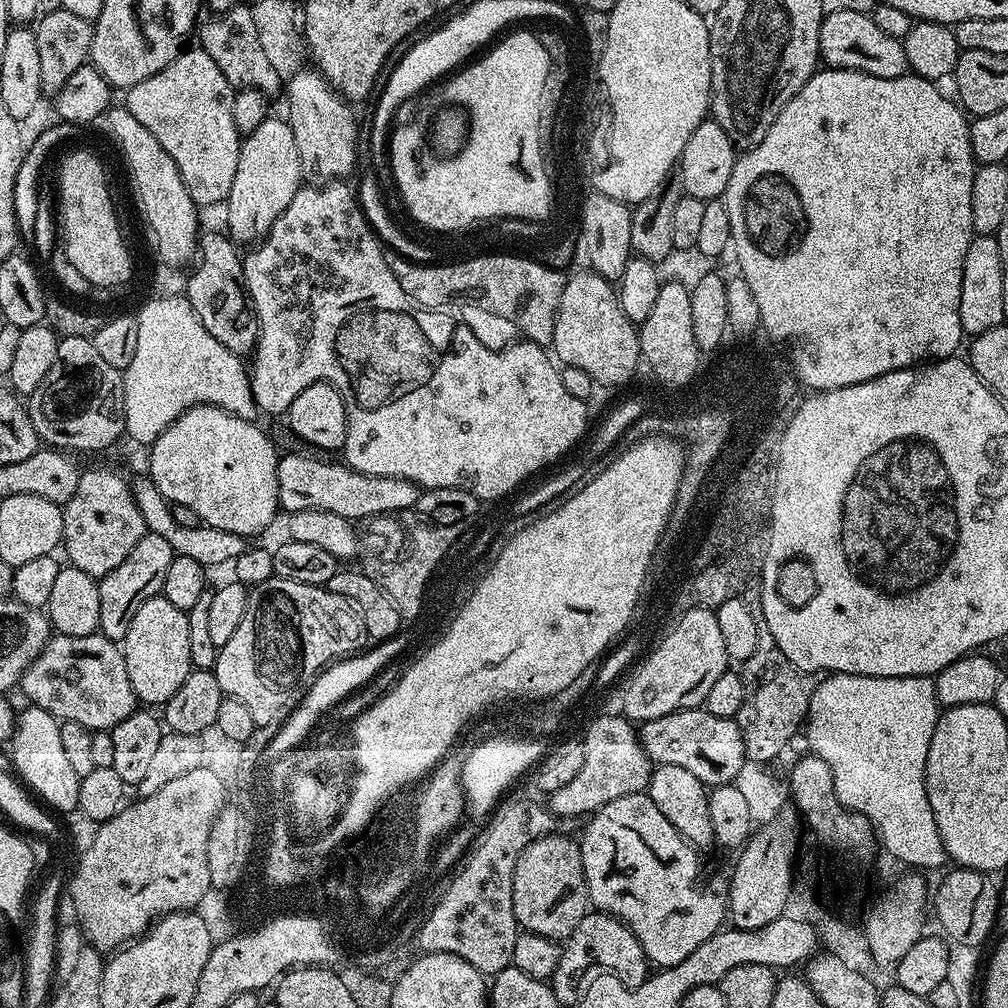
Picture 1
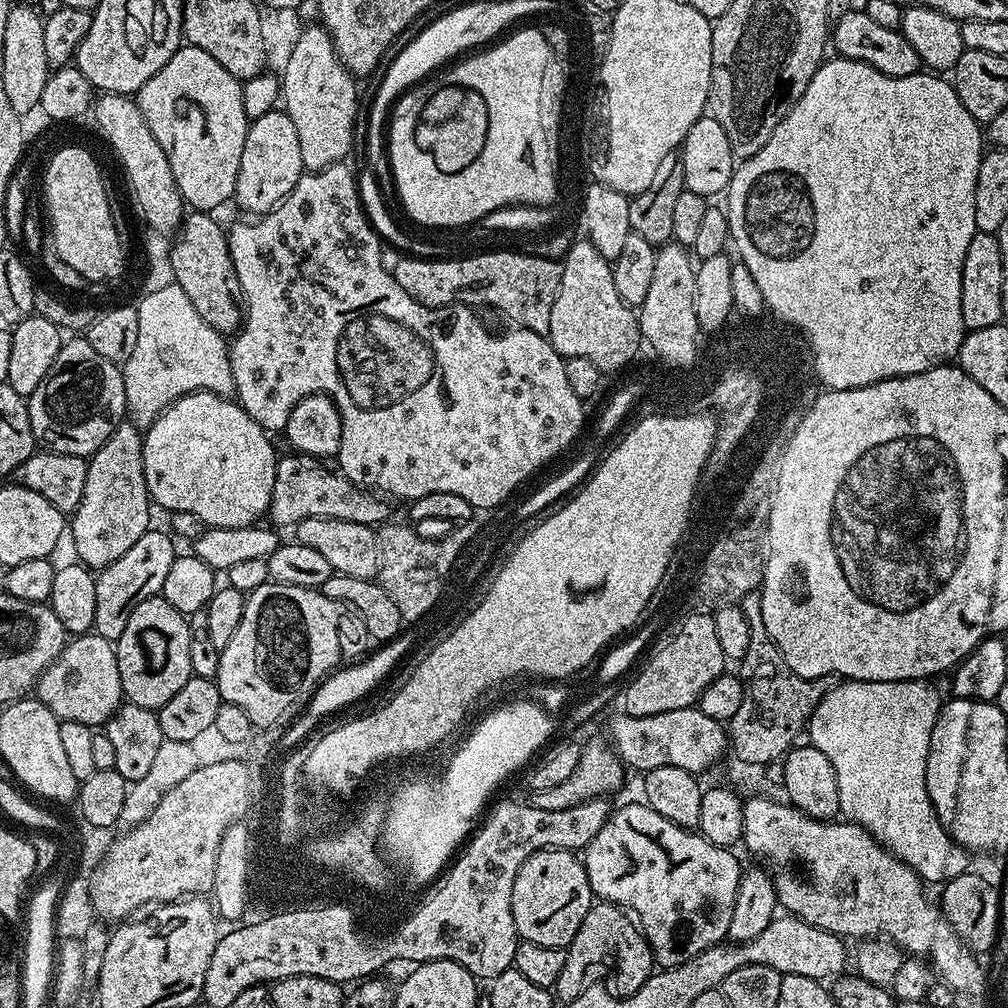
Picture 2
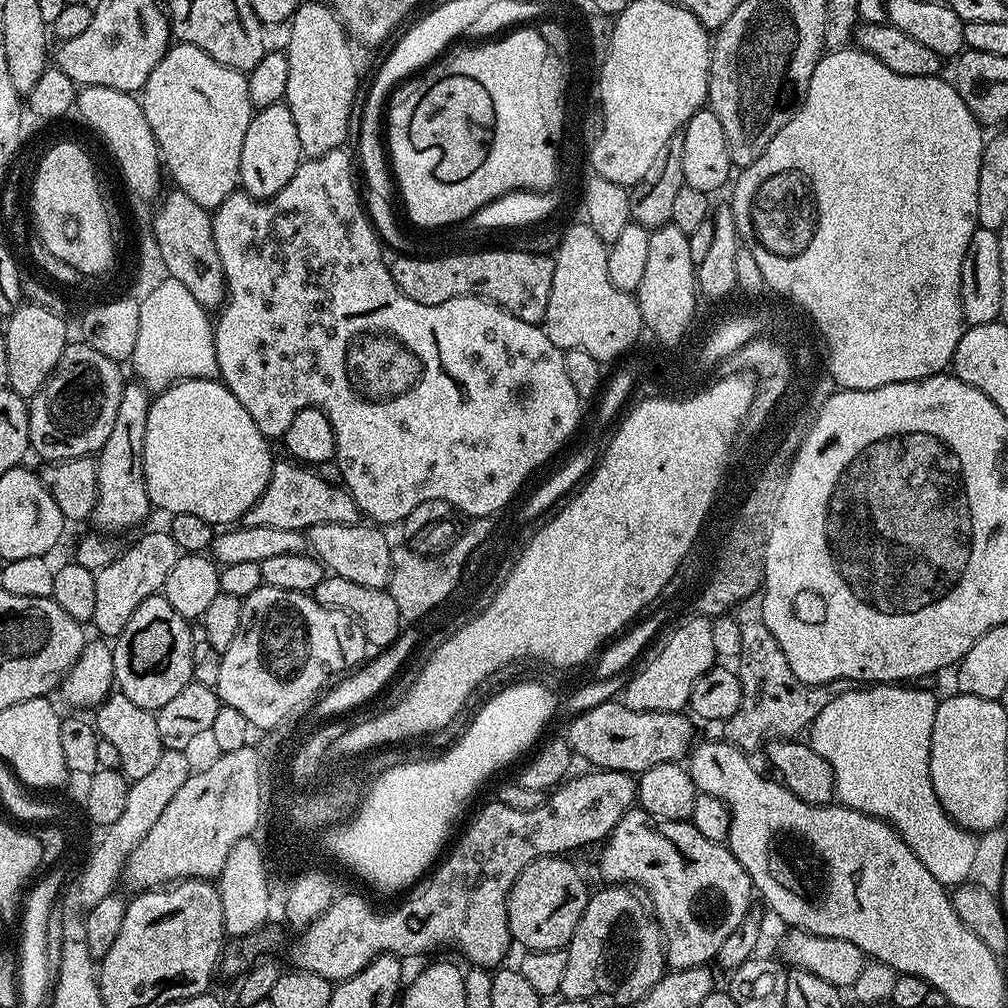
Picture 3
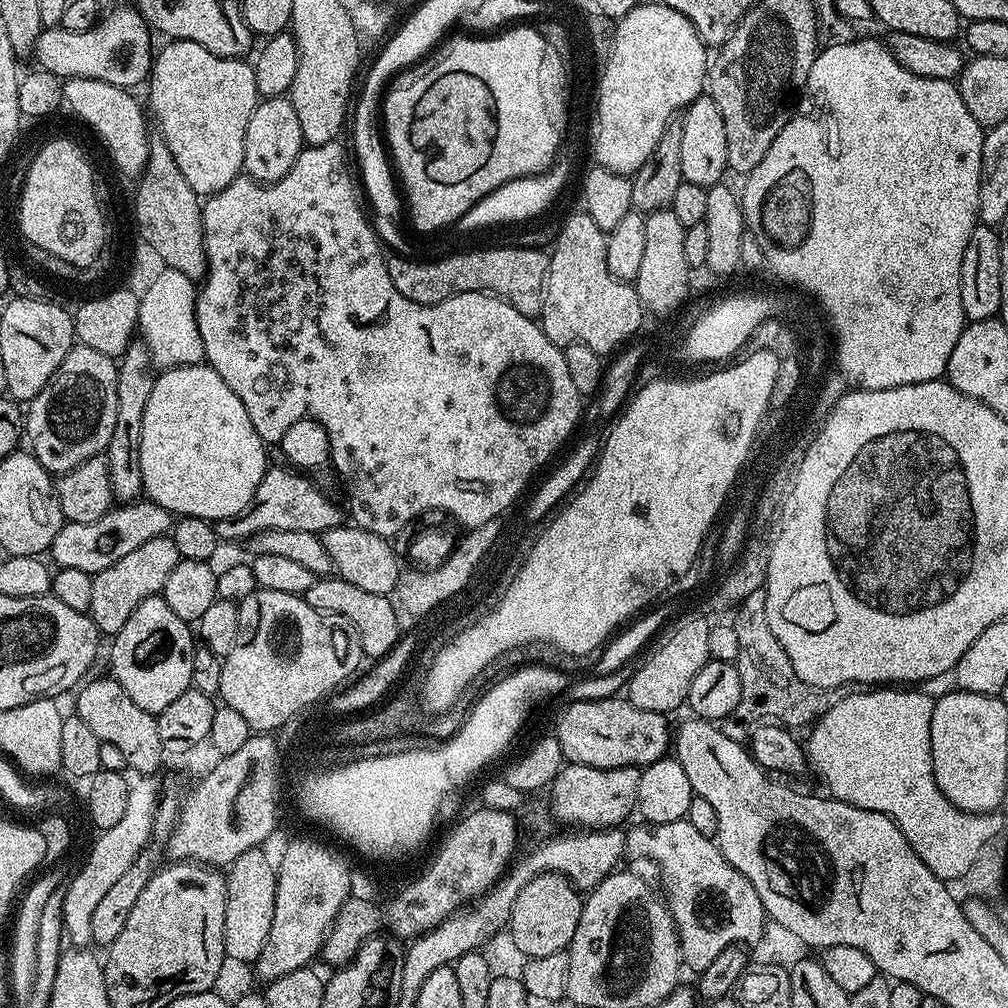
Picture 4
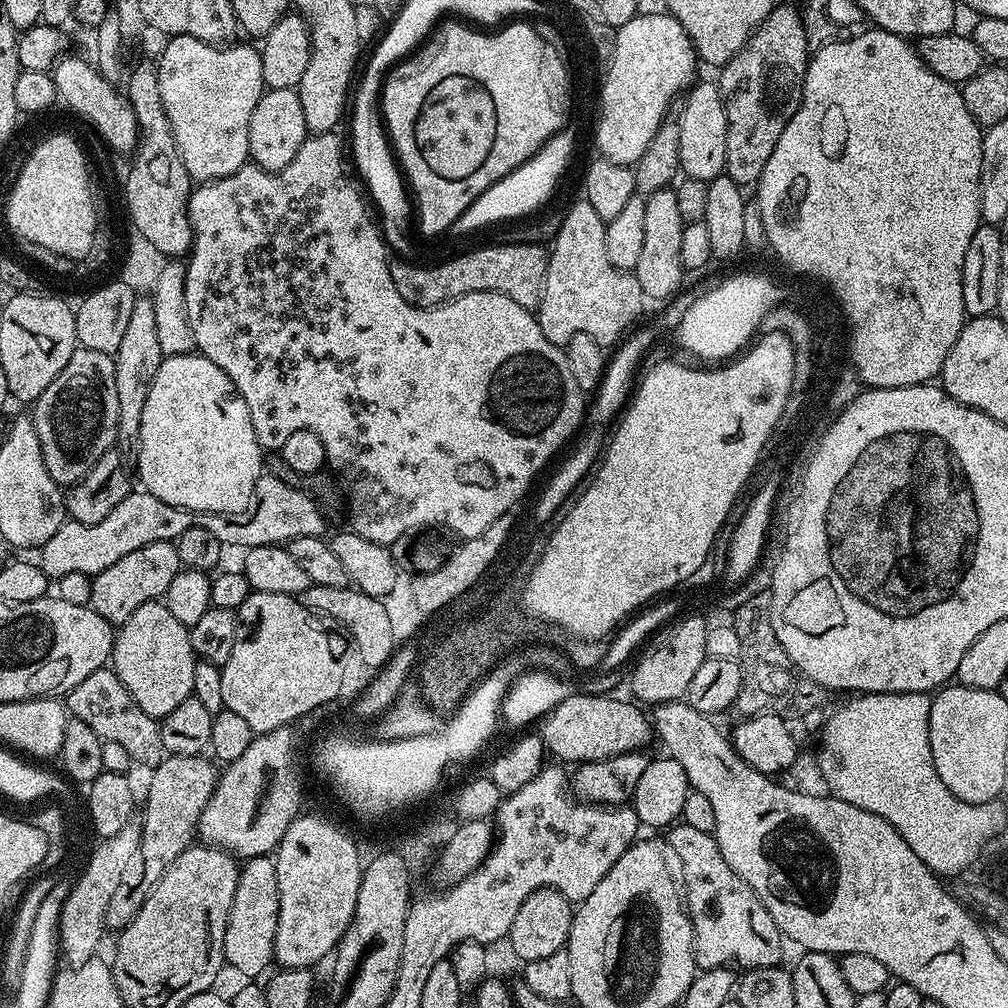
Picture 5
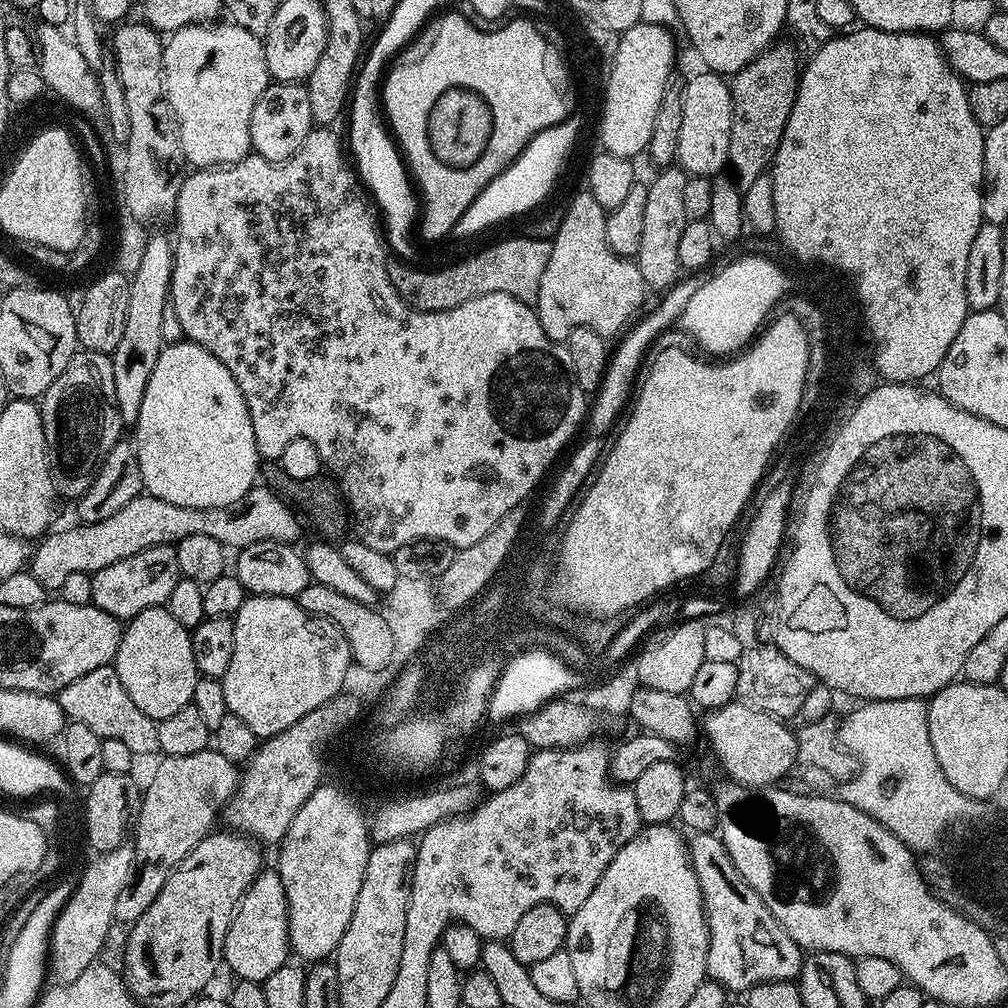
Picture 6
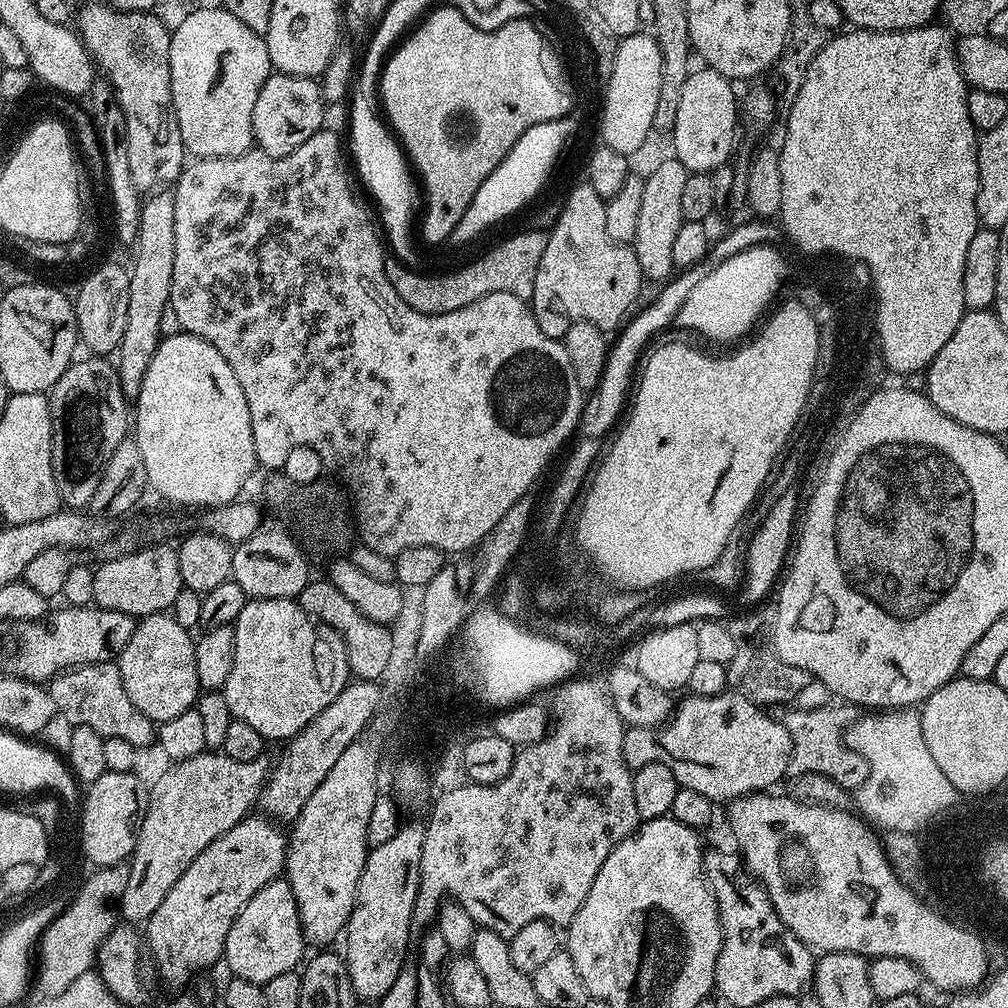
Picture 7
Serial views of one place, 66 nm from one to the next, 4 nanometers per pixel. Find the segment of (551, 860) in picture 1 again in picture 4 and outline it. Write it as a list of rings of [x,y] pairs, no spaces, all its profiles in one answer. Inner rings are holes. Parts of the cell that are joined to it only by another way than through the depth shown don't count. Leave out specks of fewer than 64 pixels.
[[[556,872],[535,876],[526,882],[526,886],[522,886],[518,898],[514,898],[514,910],[510,910],[507,935],[512,935],[513,946],[524,958],[563,952],[571,944],[574,930],[578,930],[578,918],[582,914],[583,905],[581,893],[565,876]]]

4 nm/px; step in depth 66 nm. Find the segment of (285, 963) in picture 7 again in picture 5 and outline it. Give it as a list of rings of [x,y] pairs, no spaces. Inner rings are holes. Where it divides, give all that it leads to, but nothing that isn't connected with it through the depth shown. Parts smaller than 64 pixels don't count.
[[[271,855],[247,857],[240,869],[238,890],[234,890],[234,902],[228,915],[224,939],[226,963],[236,966],[250,978],[256,978],[259,972],[267,973],[268,963],[271,965],[274,960],[278,912],[278,876],[275,874],[275,859]]]

